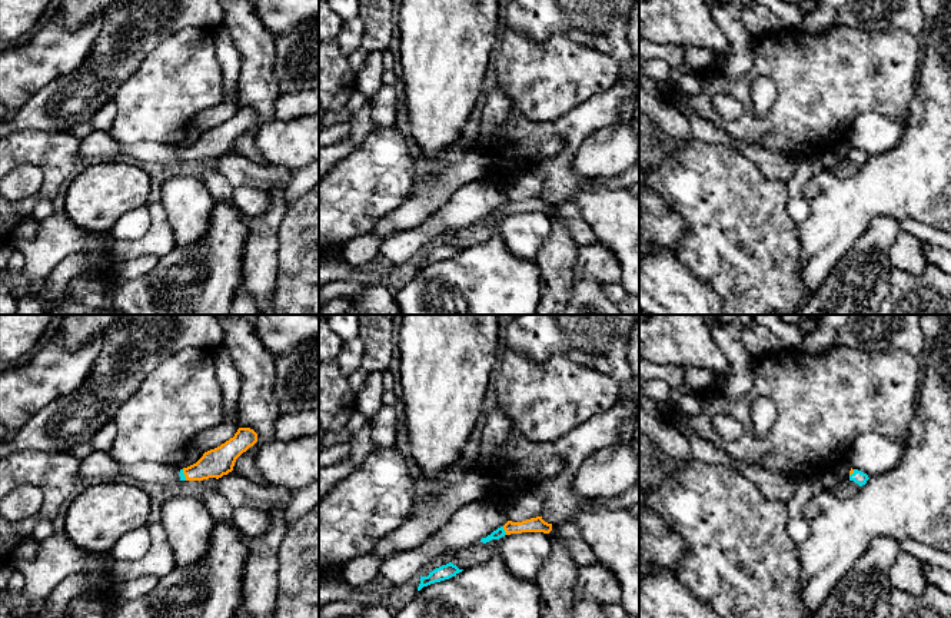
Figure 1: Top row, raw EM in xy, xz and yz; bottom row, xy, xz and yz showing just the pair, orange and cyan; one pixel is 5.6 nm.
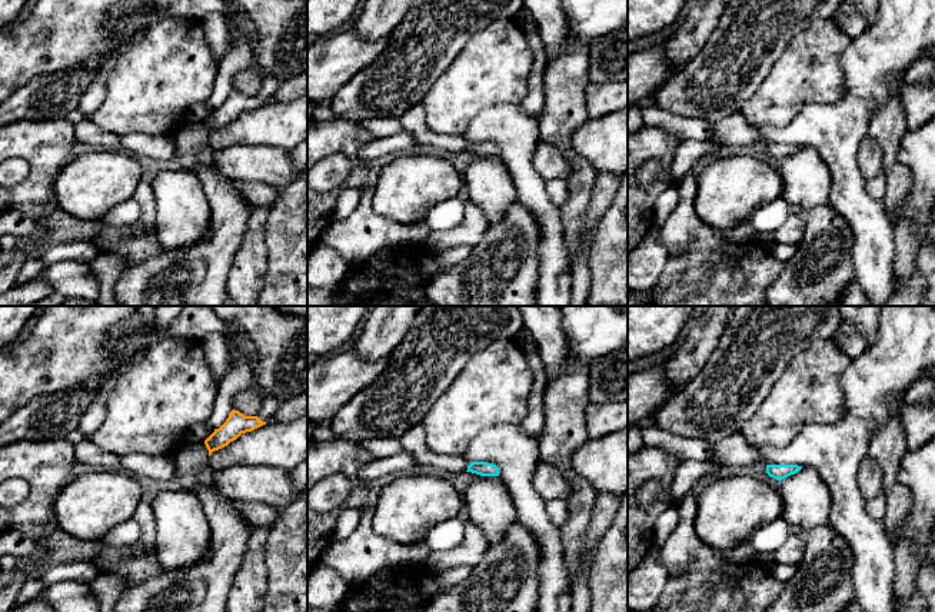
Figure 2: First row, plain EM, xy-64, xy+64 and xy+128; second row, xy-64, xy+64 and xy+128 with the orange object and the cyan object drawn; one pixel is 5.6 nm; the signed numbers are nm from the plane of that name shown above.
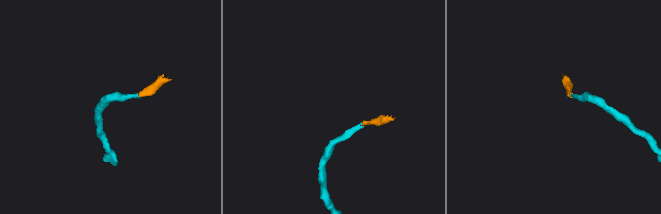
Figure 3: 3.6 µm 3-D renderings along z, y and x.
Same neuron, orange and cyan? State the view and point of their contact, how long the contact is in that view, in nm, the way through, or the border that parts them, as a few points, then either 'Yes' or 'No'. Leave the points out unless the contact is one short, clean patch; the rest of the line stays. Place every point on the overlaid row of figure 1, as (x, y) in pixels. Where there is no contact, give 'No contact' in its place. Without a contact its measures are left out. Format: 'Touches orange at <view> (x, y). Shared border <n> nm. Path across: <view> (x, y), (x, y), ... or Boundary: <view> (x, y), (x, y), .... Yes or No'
Touches orange at xz (505, 531). Shared border 50 nm. Path across: xz (536, 524), (505, 531), (499, 532). Yes

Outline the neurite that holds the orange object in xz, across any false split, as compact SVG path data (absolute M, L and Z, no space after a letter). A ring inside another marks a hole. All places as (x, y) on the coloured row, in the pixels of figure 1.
M542 516L531 518L522 522L508 521L503 526L493 531L486 538L482 538L481 542L486 544L492 539L499 539L505 535L511 534L522 534L522 532L543 532L549 534L552 531L552 524L548 524L542 519Z

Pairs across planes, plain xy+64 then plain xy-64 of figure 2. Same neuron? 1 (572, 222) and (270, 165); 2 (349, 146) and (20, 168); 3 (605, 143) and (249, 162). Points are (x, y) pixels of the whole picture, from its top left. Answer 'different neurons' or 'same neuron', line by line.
1: different neurons
2: different neurons
3: different neurons

